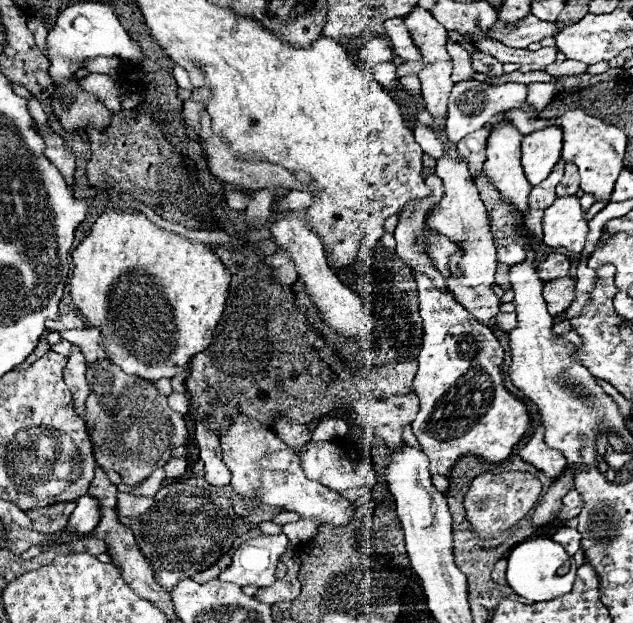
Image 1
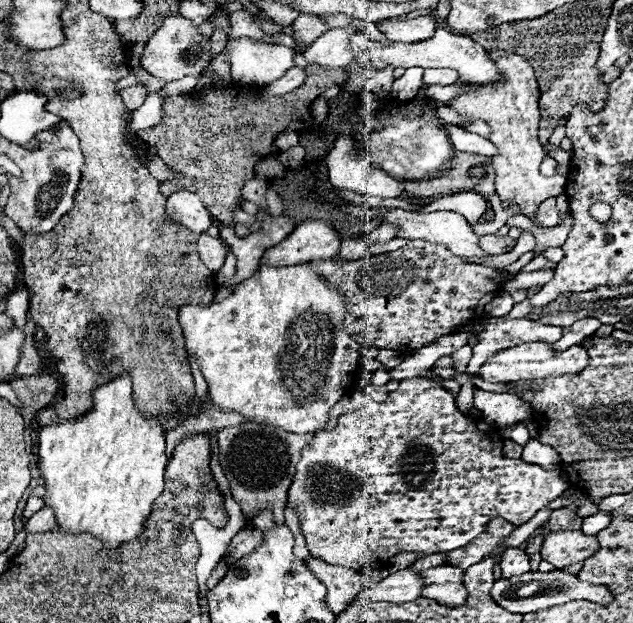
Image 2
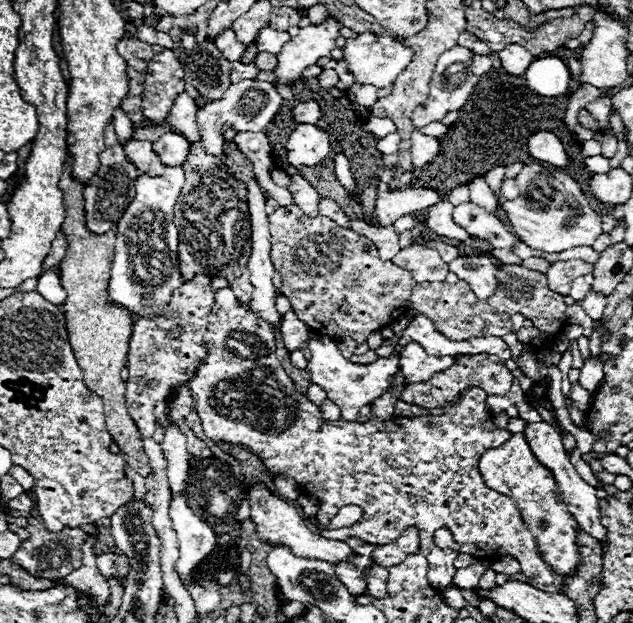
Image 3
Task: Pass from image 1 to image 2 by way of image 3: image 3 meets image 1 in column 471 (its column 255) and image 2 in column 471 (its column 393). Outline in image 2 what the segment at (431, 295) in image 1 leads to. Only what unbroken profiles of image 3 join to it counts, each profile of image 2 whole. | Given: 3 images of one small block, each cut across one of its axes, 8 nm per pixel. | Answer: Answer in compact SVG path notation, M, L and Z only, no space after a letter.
M406 378L399 382L398 390L390 392L386 402L378 404L378 402L368 402L362 408L342 414L338 418L338 424L332 430L326 432L316 432L312 444L308 444L302 450L302 458L296 464L296 476L294 482L288 490L288 504L298 512L298 520L300 520L300 528L304 532L306 538L306 546L312 558L324 560L326 564L332 566L344 566L344 568L352 568L352 570L364 570L364 568L380 568L388 564L388 558L396 556L398 552L422 552L422 554L436 554L436 552L450 552L456 548L466 546L468 542L472 542L474 538L478 538L490 520L494 518L504 518L508 522L512 522L514 526L520 526L524 522L528 522L546 502L556 500L566 488L570 488L570 480L568 474L560 468L554 470L546 470L538 464L528 464L524 460L514 460L514 458L506 458L502 454L502 446L504 446L504 438L500 436L500 430L492 424L486 424L484 420L478 418L470 418L466 414L462 414L456 404L454 404L454 396L450 392L446 392L444 388L428 382L426 378Z

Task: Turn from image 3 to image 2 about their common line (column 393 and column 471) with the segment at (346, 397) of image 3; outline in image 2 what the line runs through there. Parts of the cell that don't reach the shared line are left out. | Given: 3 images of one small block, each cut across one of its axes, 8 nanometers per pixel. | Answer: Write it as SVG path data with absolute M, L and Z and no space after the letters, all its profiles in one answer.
M486 316L482 320L486 326L480 334L476 334L478 344L474 346L472 360L466 368L466 374L474 376L482 368L482 364L492 358L492 354L520 346L524 342L558 342L562 338L562 328L560 326L550 326L550 324L540 324L538 320L496 320L492 316Z

